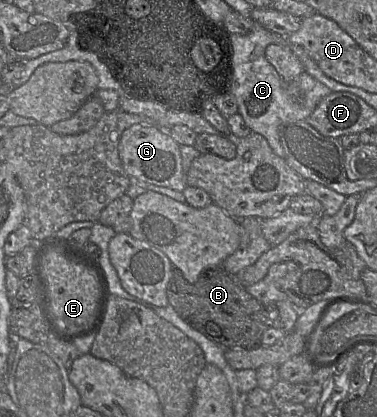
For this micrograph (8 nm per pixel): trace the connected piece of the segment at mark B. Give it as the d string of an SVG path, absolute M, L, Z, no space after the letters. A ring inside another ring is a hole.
M221 266L205 268L195 283L189 283L182 272L172 267L166 286L168 304L191 329L199 332L208 341L224 350L253 350L262 346L262 336L268 326L266 305L253 297L246 290L246 285L237 274L226 271Z

